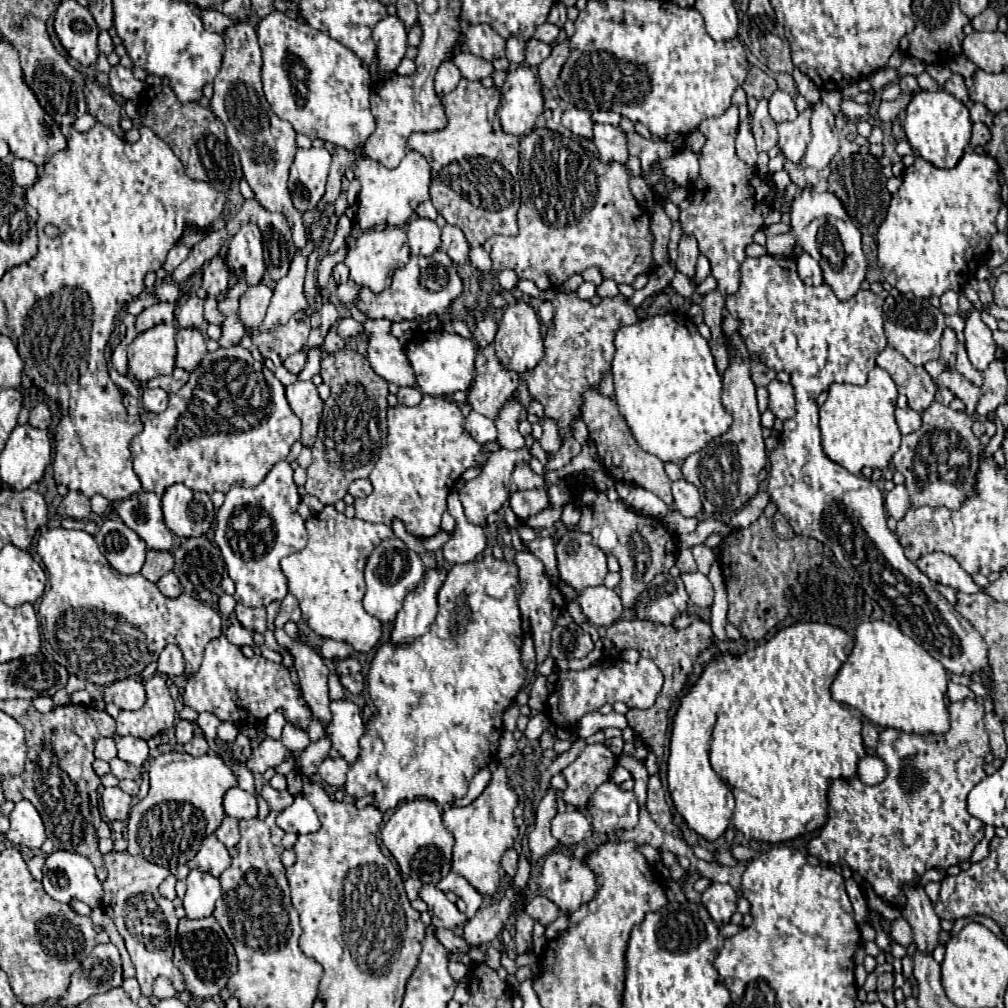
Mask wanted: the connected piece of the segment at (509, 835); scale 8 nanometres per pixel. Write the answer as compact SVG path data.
M497 760L495 770L491 772L491 780L477 800L473 800L465 808L451 806L443 810L443 824L455 838L451 870L467 878L467 882L471 882L471 886L475 886L479 894L489 898L493 898L499 892L499 882L501 882L499 860L505 854L505 850L513 846L517 838L517 826L513 818L515 806L517 806L517 794L509 786L505 766Z

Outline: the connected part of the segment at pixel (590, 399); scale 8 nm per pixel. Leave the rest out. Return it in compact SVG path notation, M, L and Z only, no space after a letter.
M589 390L583 396L583 408L581 408L581 418L589 428L589 436L593 440L593 444L597 446L597 454L603 460L605 470L611 474L611 478L629 482L629 484L637 484L653 494L657 494L665 504L673 502L671 496L671 480L667 478L665 470L663 470L663 462L657 456L651 456L647 452L643 452L633 434L629 432L629 426L625 422L625 418L617 412L617 404L611 398L601 396L597 390Z

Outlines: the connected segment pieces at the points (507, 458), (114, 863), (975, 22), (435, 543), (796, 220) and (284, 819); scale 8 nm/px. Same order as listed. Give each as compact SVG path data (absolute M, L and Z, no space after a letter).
M523 446L521 450L497 450L493 452L491 458L487 458L481 474L469 482L465 482L465 486L459 492L459 500L465 508L465 516L471 524L479 524L485 526L485 516L497 512L503 502L509 498L509 490L505 488L505 478L511 474L511 470L515 470L515 466L519 462L529 462L531 460L531 452L527 446Z
M115 850L105 856L105 868L109 876L103 882L103 908L107 908L109 914L113 912L113 922L119 934L125 938L125 946L137 970L137 980L143 984L143 988L151 988L157 976L165 976L171 980L177 992L183 992L183 974L173 964L173 948L169 944L169 936L175 934L173 930L177 928L175 906L157 890L159 884L169 876L169 870L155 866L139 856L131 856L129 852Z
M987 8L987 10L983 10L983 14L979 14L971 20L971 26L973 26L973 30L995 32L997 30L997 20L999 20L997 12L993 8Z
M439 532L439 534L431 536L431 538L425 538L425 548L427 548L429 552L435 552L435 550L439 550L439 548L447 542L447 538L449 538L447 532Z
M801 192L791 204L791 226L801 248L811 254L823 272L823 282L831 286L839 300L853 298L865 280L867 260L861 250L861 232L847 216L839 198L831 192Z
M297 796L289 808L279 812L277 826L283 828L285 832L309 834L309 832L317 832L321 828L321 822L319 822L313 806L303 796Z

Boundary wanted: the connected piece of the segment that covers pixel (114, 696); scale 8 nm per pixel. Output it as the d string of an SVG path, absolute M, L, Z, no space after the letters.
M137 678L117 680L103 692L105 702L113 702L121 710L139 710L145 704L145 688Z

